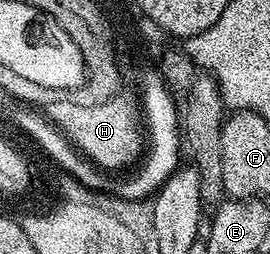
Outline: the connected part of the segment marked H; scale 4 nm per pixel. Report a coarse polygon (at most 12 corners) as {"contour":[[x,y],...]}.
{"contour":[[123,94],[102,108],[54,104],[49,119],[91,164],[129,169],[143,113]]}

